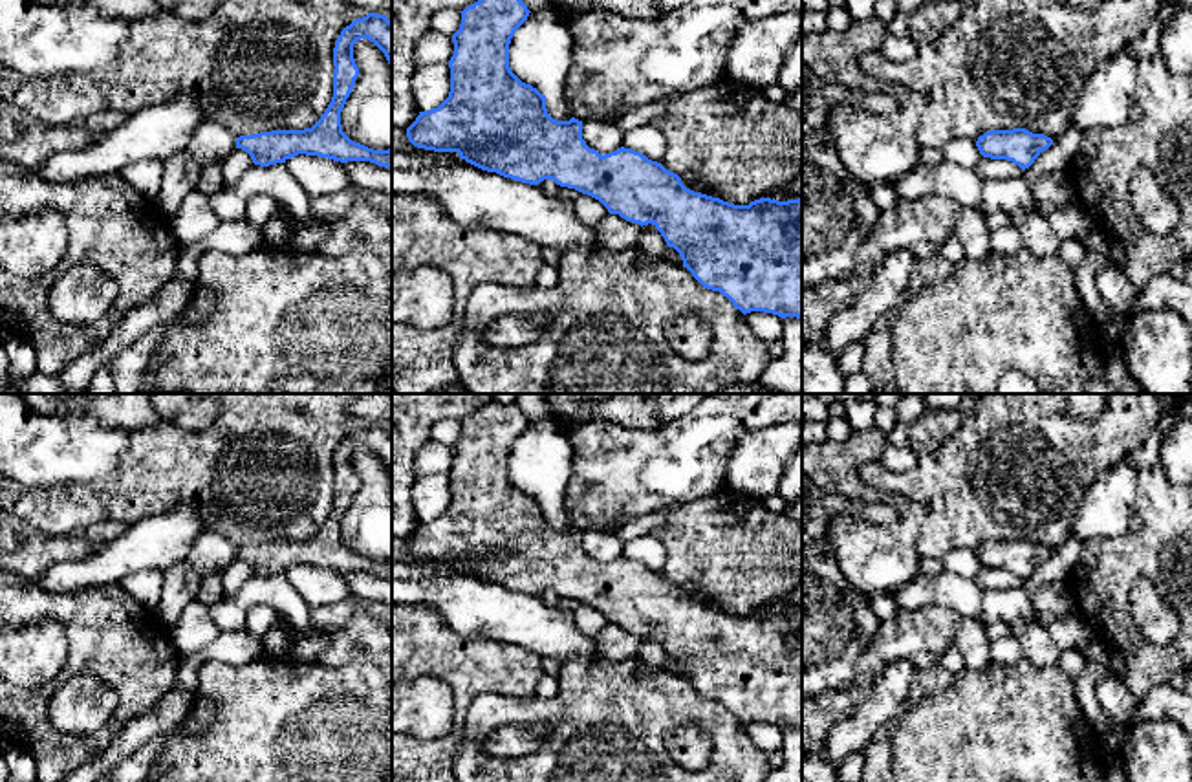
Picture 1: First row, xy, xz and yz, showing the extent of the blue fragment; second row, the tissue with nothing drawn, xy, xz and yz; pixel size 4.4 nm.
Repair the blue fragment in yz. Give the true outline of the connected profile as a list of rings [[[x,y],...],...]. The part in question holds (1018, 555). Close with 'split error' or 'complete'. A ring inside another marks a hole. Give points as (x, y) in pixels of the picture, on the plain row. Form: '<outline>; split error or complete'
[[[1025,538],[991,540],[978,548],[976,557],[983,568],[1007,570],[1022,581],[1029,579],[1035,570],[1053,555],[1044,544],[1033,544]]]; complete

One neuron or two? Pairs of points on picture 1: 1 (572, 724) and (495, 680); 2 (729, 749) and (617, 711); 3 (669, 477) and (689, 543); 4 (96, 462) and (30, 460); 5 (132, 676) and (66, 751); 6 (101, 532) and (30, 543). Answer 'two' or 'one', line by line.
1: two
2: one
3: two
4: one
5: one
6: one

